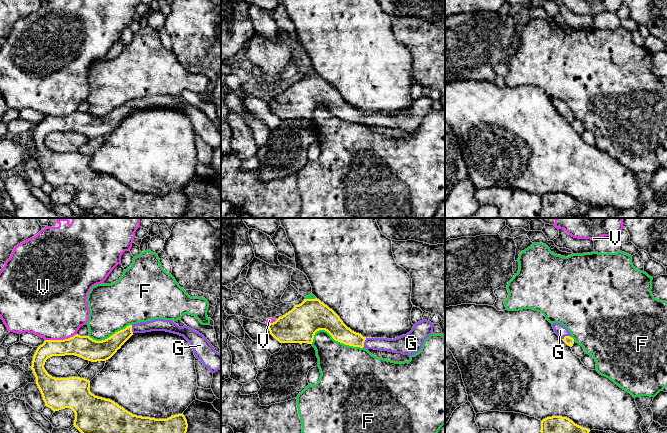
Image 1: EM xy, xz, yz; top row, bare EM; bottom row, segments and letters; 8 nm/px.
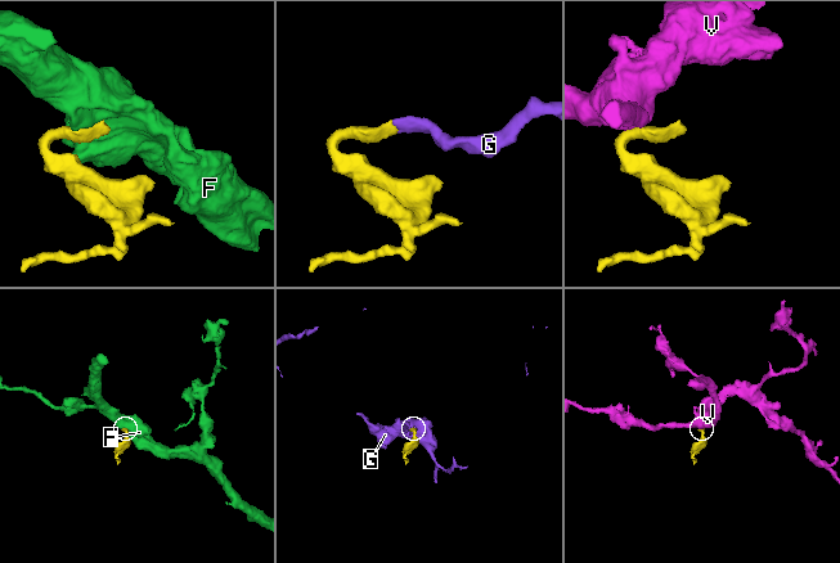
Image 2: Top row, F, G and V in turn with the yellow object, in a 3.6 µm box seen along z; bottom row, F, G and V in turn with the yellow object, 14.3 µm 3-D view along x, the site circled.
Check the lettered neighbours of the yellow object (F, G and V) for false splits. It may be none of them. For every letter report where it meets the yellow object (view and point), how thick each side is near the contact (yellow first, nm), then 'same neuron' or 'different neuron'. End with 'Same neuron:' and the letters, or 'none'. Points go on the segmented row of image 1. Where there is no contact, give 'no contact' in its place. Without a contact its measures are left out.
F: contact xz (335, 340); calibres 240 and 380 nm; different neuron
G: contact yz (566, 336); calibres 70 and 90 nm; same neuron
V: contact xy (60, 340); calibres 180 and 480 nm; different neuron
Same neuron: G

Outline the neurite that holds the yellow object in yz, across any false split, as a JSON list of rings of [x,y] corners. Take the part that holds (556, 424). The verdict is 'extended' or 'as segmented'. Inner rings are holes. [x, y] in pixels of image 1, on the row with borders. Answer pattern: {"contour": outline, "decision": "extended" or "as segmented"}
{"contour": [[[562,416],[547,417],[541,421],[541,433],[589,433],[590,429],[575,424]]], "decision": "as segmented"}

